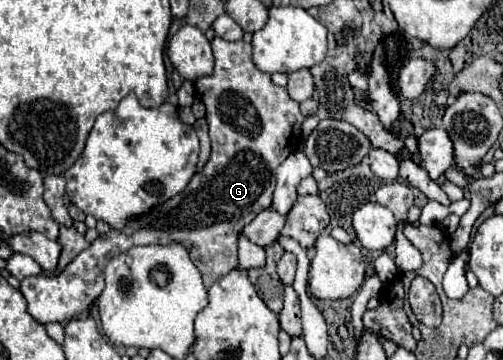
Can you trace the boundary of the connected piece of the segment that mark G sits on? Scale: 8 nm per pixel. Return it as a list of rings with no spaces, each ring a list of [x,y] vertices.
[[[215,35],[215,39],[211,41],[211,49],[215,55],[215,71],[209,77],[199,77],[195,81],[197,95],[201,97],[201,101],[207,107],[205,119],[209,123],[211,159],[207,161],[203,171],[191,179],[191,183],[187,185],[187,189],[181,195],[161,203],[159,207],[151,209],[149,213],[145,213],[139,219],[129,219],[123,231],[111,229],[107,235],[99,235],[91,243],[91,247],[81,251],[67,265],[67,269],[63,273],[59,273],[57,277],[47,277],[47,275],[25,277],[21,281],[19,291],[23,293],[23,297],[27,301],[27,313],[41,325],[51,323],[51,321],[65,323],[65,321],[77,317],[81,311],[89,309],[93,305],[93,301],[103,291],[105,263],[111,261],[113,257],[119,257],[121,253],[125,253],[127,249],[131,249],[135,245],[151,245],[151,243],[185,245],[191,261],[195,263],[195,267],[199,269],[199,273],[203,277],[205,287],[211,287],[219,277],[223,277],[225,273],[229,273],[231,269],[237,267],[237,237],[239,237],[241,229],[247,223],[251,223],[253,217],[257,217],[257,213],[271,207],[271,197],[273,197],[273,189],[275,189],[275,167],[279,167],[295,151],[297,143],[301,141],[301,123],[305,117],[299,111],[299,103],[289,97],[287,89],[273,85],[271,75],[263,73],[255,67],[253,59],[251,59],[251,43],[247,43],[247,41],[229,43]]]

